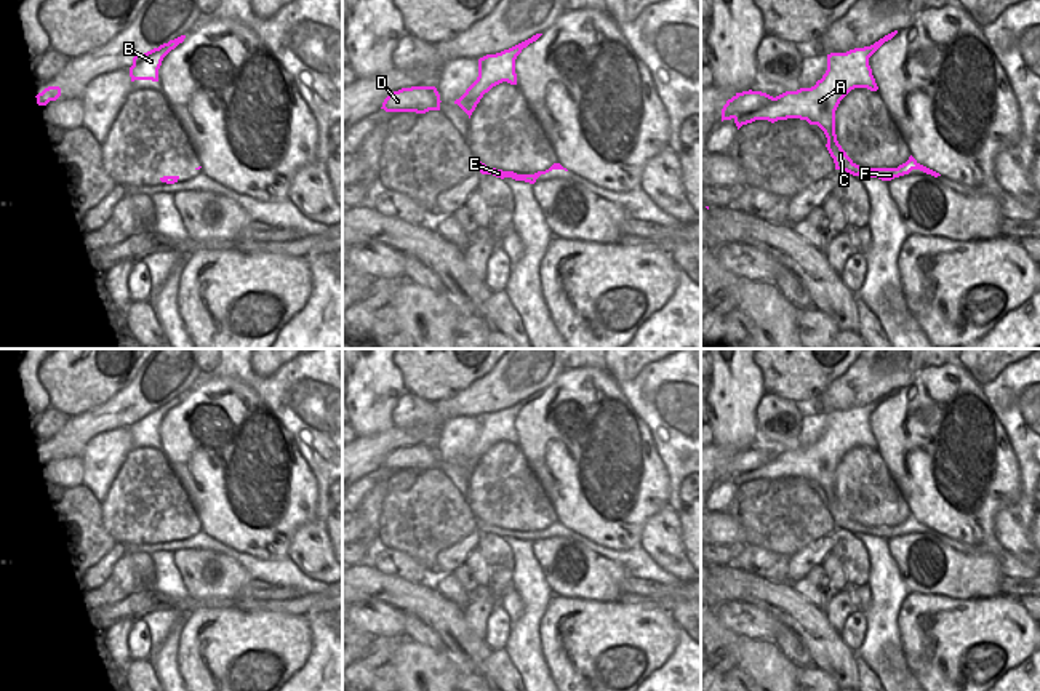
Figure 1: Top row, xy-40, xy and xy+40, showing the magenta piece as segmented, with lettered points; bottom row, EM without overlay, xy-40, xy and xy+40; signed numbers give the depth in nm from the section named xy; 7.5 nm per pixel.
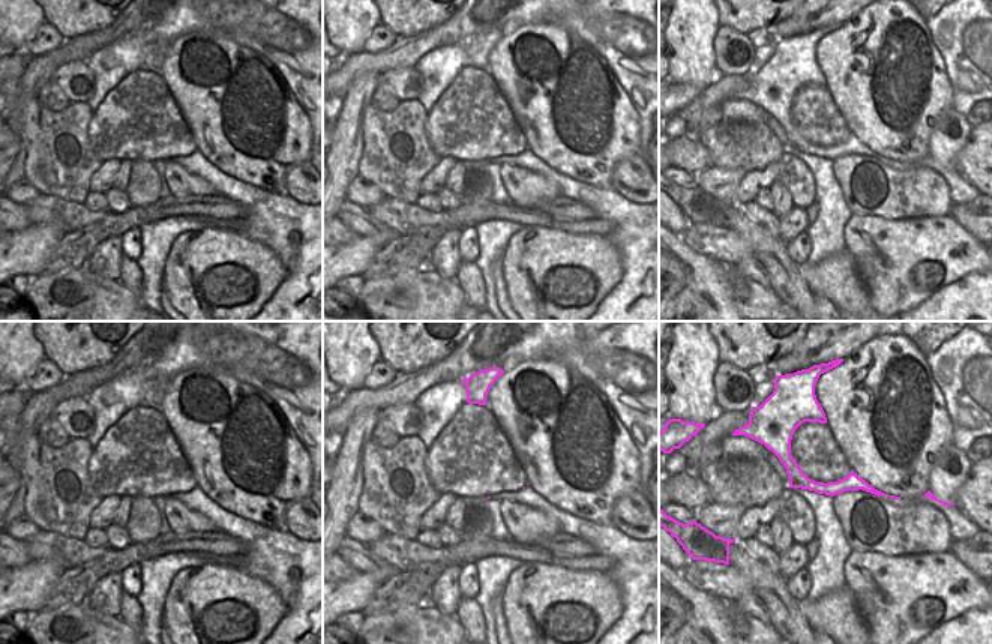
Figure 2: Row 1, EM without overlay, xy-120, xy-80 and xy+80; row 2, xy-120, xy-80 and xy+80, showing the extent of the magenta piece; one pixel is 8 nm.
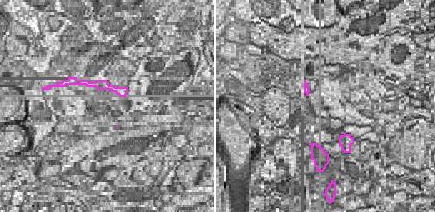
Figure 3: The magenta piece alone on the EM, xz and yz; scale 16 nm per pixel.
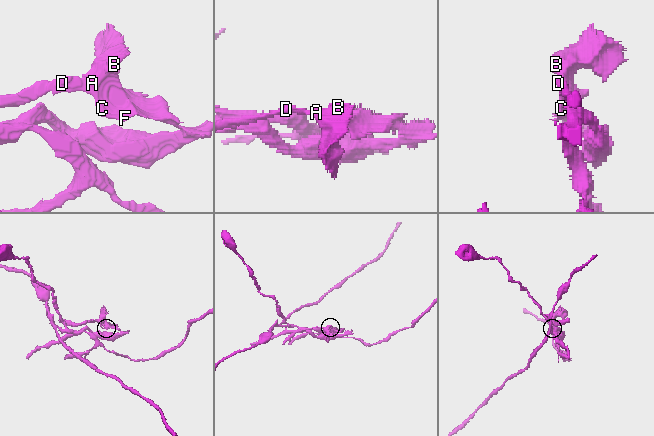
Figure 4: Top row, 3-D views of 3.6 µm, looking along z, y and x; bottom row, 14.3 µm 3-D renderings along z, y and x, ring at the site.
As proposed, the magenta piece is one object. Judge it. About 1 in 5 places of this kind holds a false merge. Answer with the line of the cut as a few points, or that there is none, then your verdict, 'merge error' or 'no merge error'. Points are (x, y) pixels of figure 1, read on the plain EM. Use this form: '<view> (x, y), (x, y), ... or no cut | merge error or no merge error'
xy+40 (792, 450), (775, 461), (735, 477) | merge error

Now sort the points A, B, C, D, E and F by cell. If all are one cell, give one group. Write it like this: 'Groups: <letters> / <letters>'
Groups: A B C E F / D.

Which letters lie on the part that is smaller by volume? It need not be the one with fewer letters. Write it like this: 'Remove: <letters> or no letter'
Remove: D

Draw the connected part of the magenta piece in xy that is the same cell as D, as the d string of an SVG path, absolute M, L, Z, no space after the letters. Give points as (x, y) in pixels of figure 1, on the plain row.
M435 445L402 446L389 453L382 465L386 470L429 469L440 462L440 453Z

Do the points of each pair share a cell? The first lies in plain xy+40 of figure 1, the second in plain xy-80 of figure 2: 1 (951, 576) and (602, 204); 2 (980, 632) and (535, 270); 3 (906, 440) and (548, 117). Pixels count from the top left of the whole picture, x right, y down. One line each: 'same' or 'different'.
1: different
2: same
3: same

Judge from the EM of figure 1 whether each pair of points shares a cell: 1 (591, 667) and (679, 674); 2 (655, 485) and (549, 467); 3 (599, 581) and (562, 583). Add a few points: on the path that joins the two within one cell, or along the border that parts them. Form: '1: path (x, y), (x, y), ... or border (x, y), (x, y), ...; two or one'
1: border (676, 642), (674, 651), (648, 674); two
2: path (631, 512), (623, 523), (605, 520), (576, 493); one
3: path (589, 581), (572, 583); one

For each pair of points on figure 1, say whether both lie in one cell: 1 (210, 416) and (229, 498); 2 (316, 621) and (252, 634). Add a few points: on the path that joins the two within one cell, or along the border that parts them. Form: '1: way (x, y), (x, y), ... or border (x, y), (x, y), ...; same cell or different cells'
1: way (223, 437), (229, 450), (229, 477); same cell
2: border (304, 616), (311, 634), (311, 655), (308, 659); different cells

